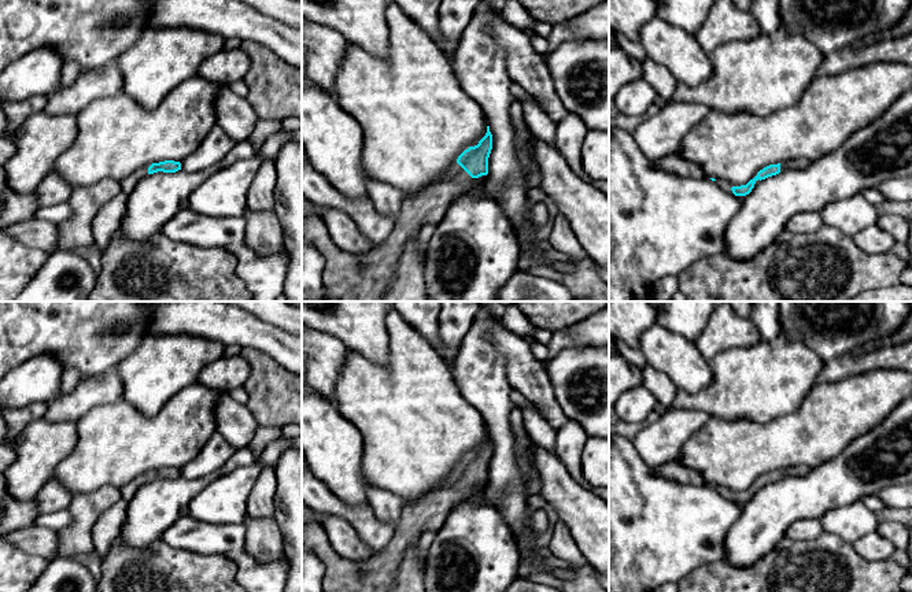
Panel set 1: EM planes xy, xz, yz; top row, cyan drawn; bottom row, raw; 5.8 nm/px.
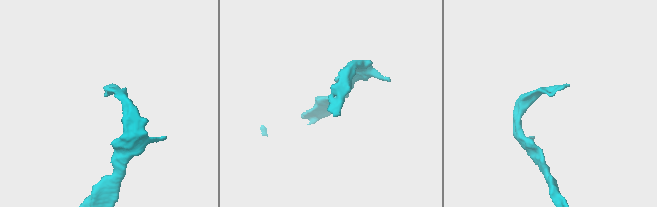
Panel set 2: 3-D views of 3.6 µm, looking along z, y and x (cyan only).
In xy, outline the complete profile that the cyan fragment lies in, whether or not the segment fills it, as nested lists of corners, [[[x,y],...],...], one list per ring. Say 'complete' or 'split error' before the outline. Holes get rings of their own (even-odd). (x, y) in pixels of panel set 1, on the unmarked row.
split error; [[[165,467],[165,469],[143,473],[136,478],[133,478],[128,485],[125,485],[121,489],[121,497],[130,500],[134,496],[134,493],[149,481],[158,478],[176,480],[178,477],[181,477],[181,470],[174,467]]]

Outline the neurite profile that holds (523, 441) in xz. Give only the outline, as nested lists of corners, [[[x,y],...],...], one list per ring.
[[[518,407],[510,414],[510,429],[517,447],[518,467],[527,481],[527,492],[529,496],[538,495],[542,489],[542,478],[533,465],[533,456],[531,454],[533,441],[525,430],[525,422]]]

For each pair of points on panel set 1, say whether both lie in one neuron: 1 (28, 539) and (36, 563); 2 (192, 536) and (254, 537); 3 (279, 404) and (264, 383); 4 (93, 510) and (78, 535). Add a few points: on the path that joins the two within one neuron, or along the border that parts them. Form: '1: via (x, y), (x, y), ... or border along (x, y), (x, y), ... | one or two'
1: border along (14, 544), (50, 561) | two
2: border along (242, 524), (244, 528), (246, 550), (264, 563) | two
3: via (276, 399), (276, 395), (269, 388) | one
4: via (88, 515), (80, 529) | one

